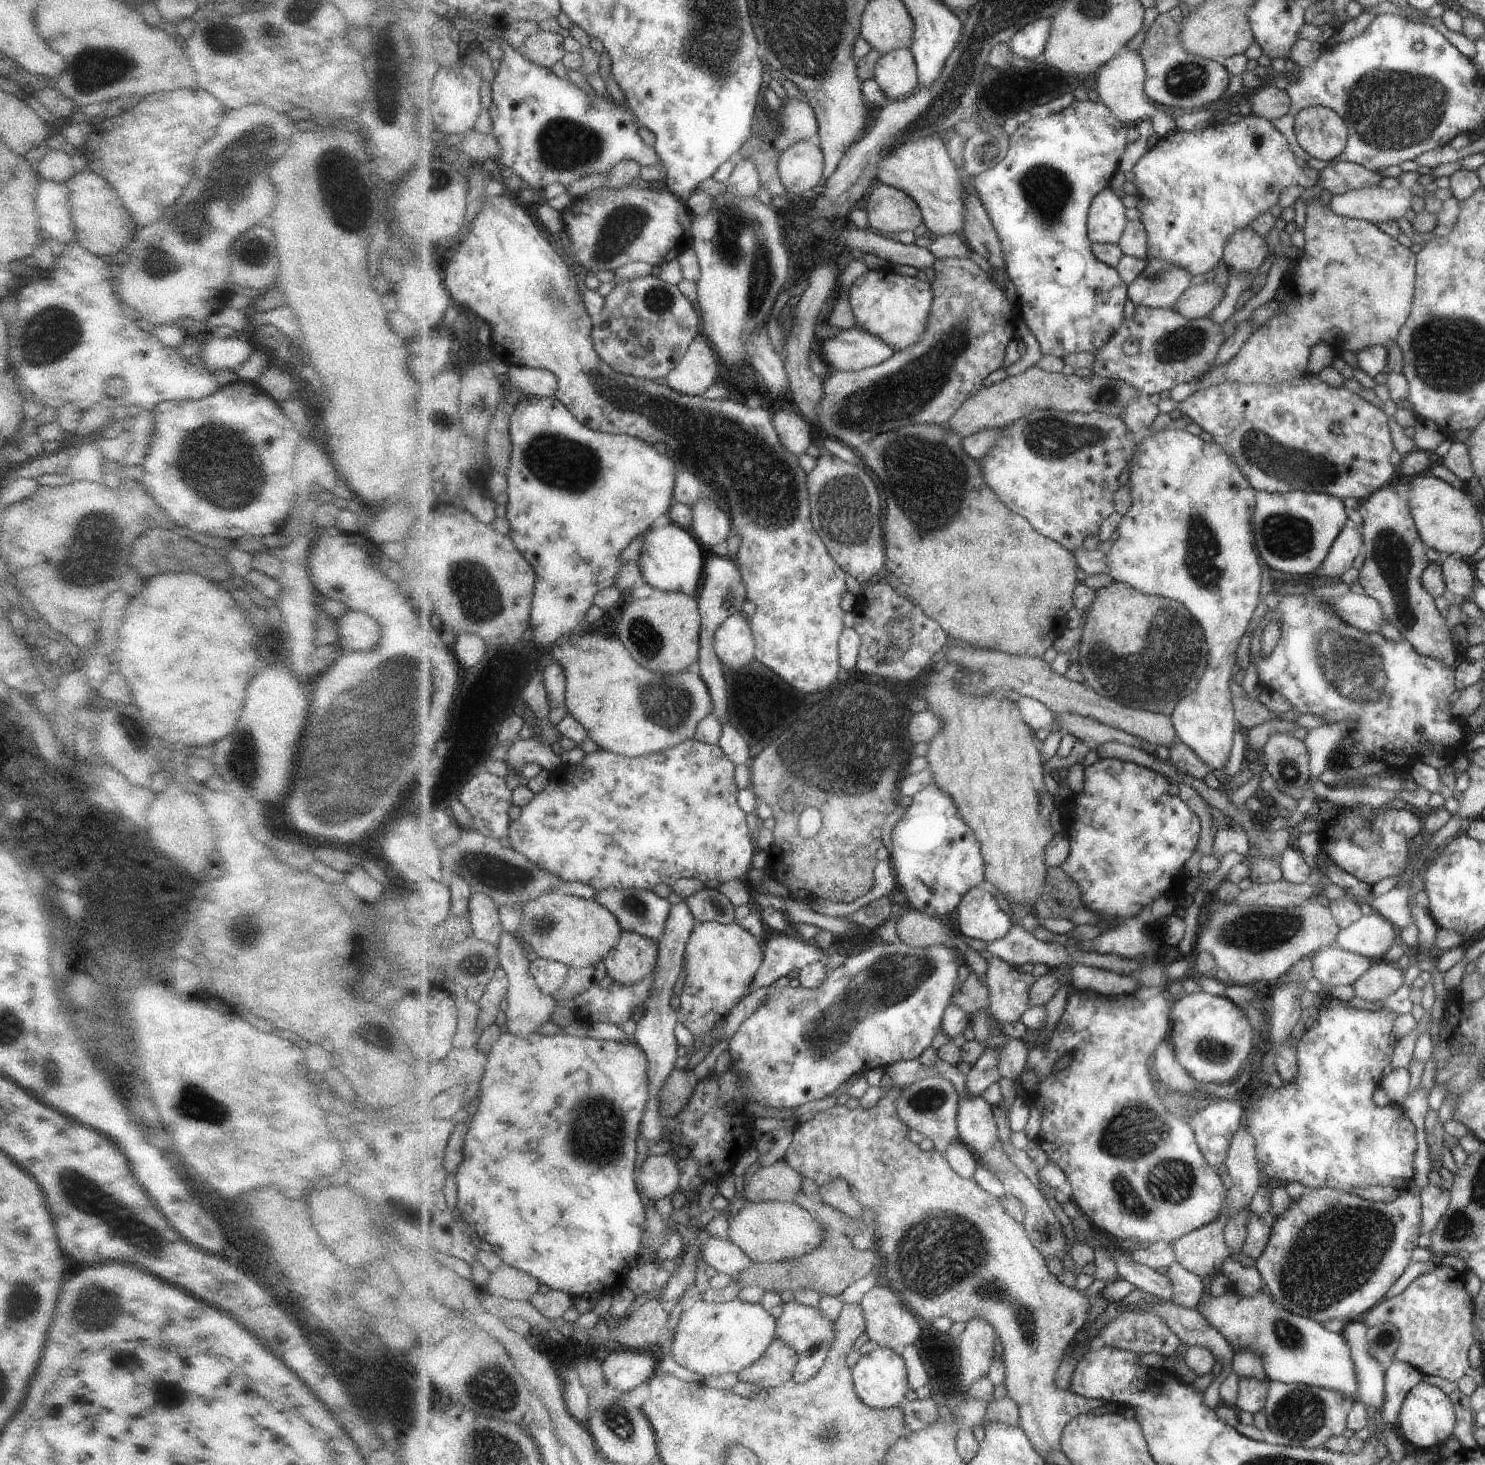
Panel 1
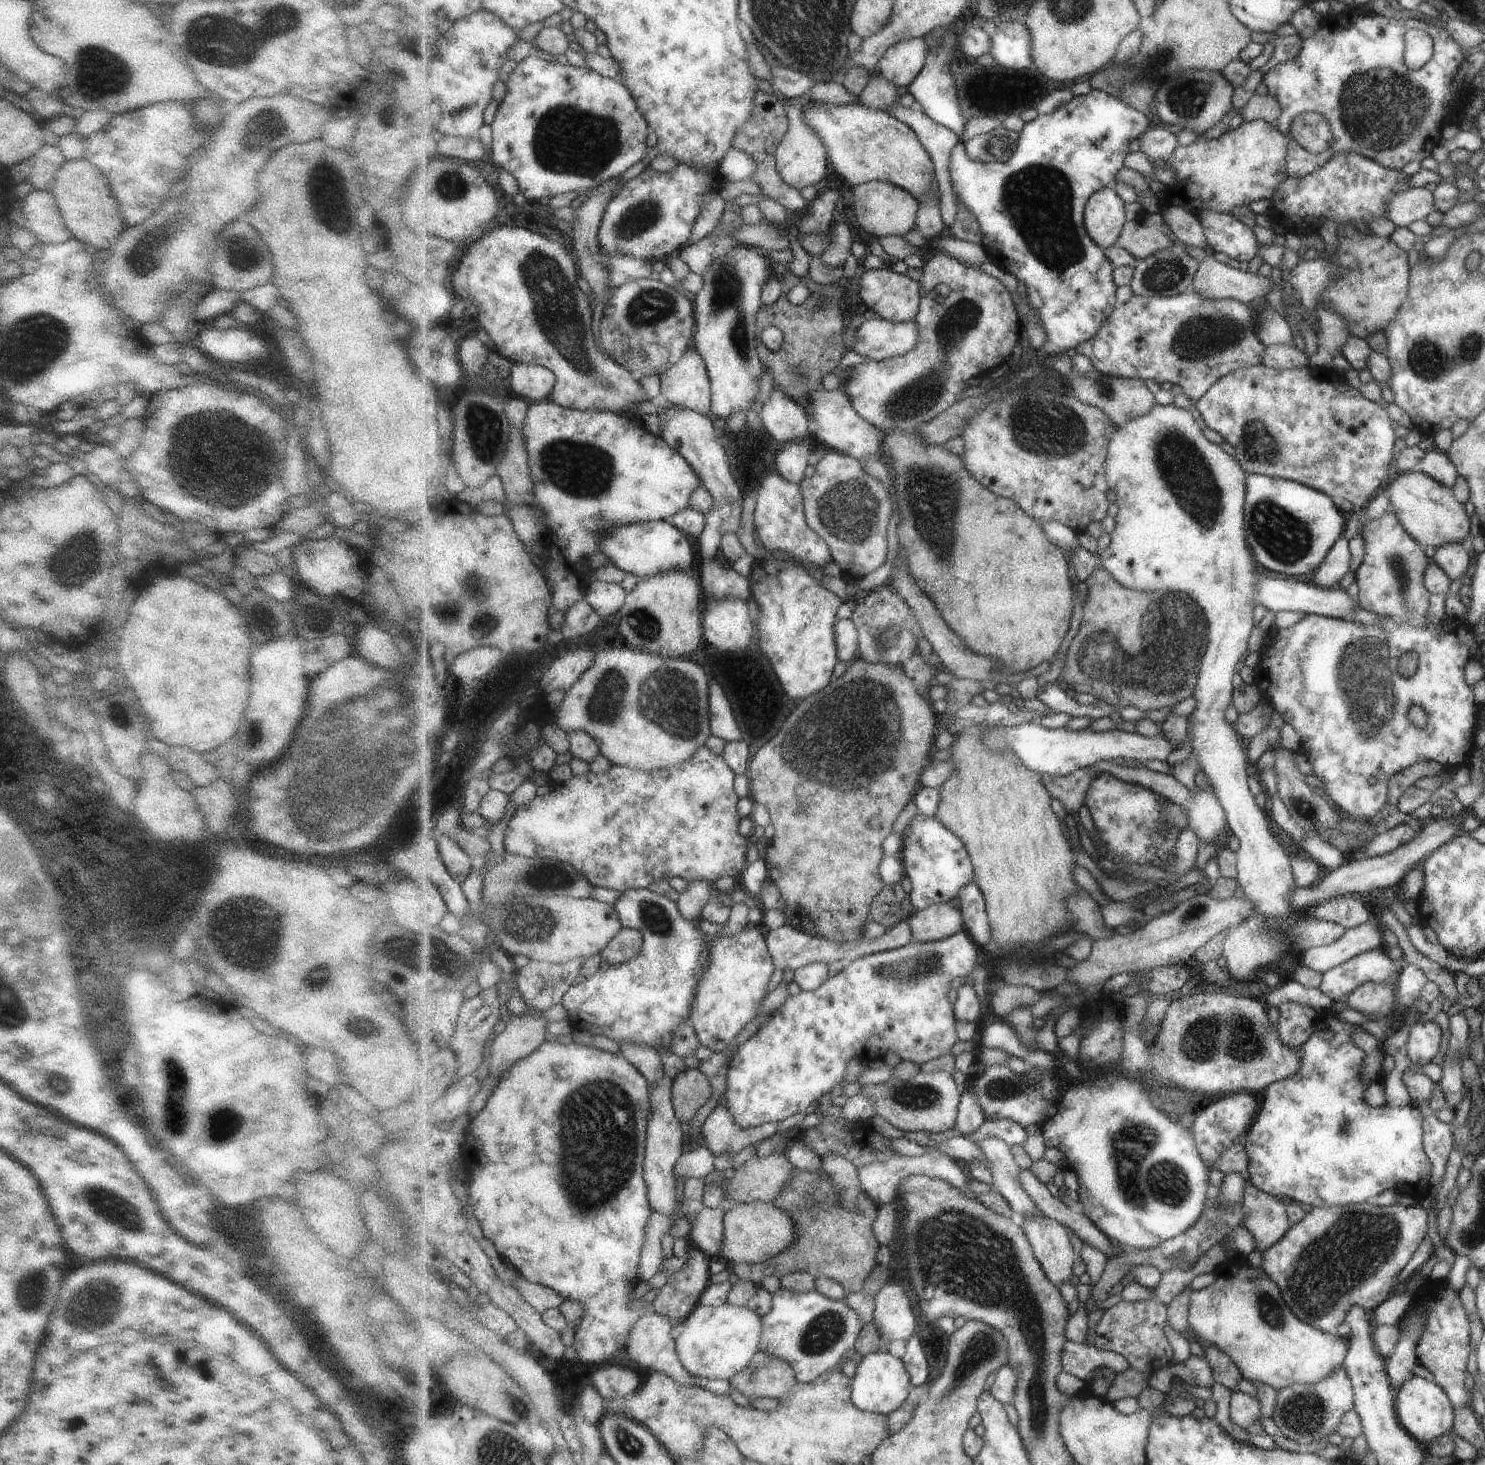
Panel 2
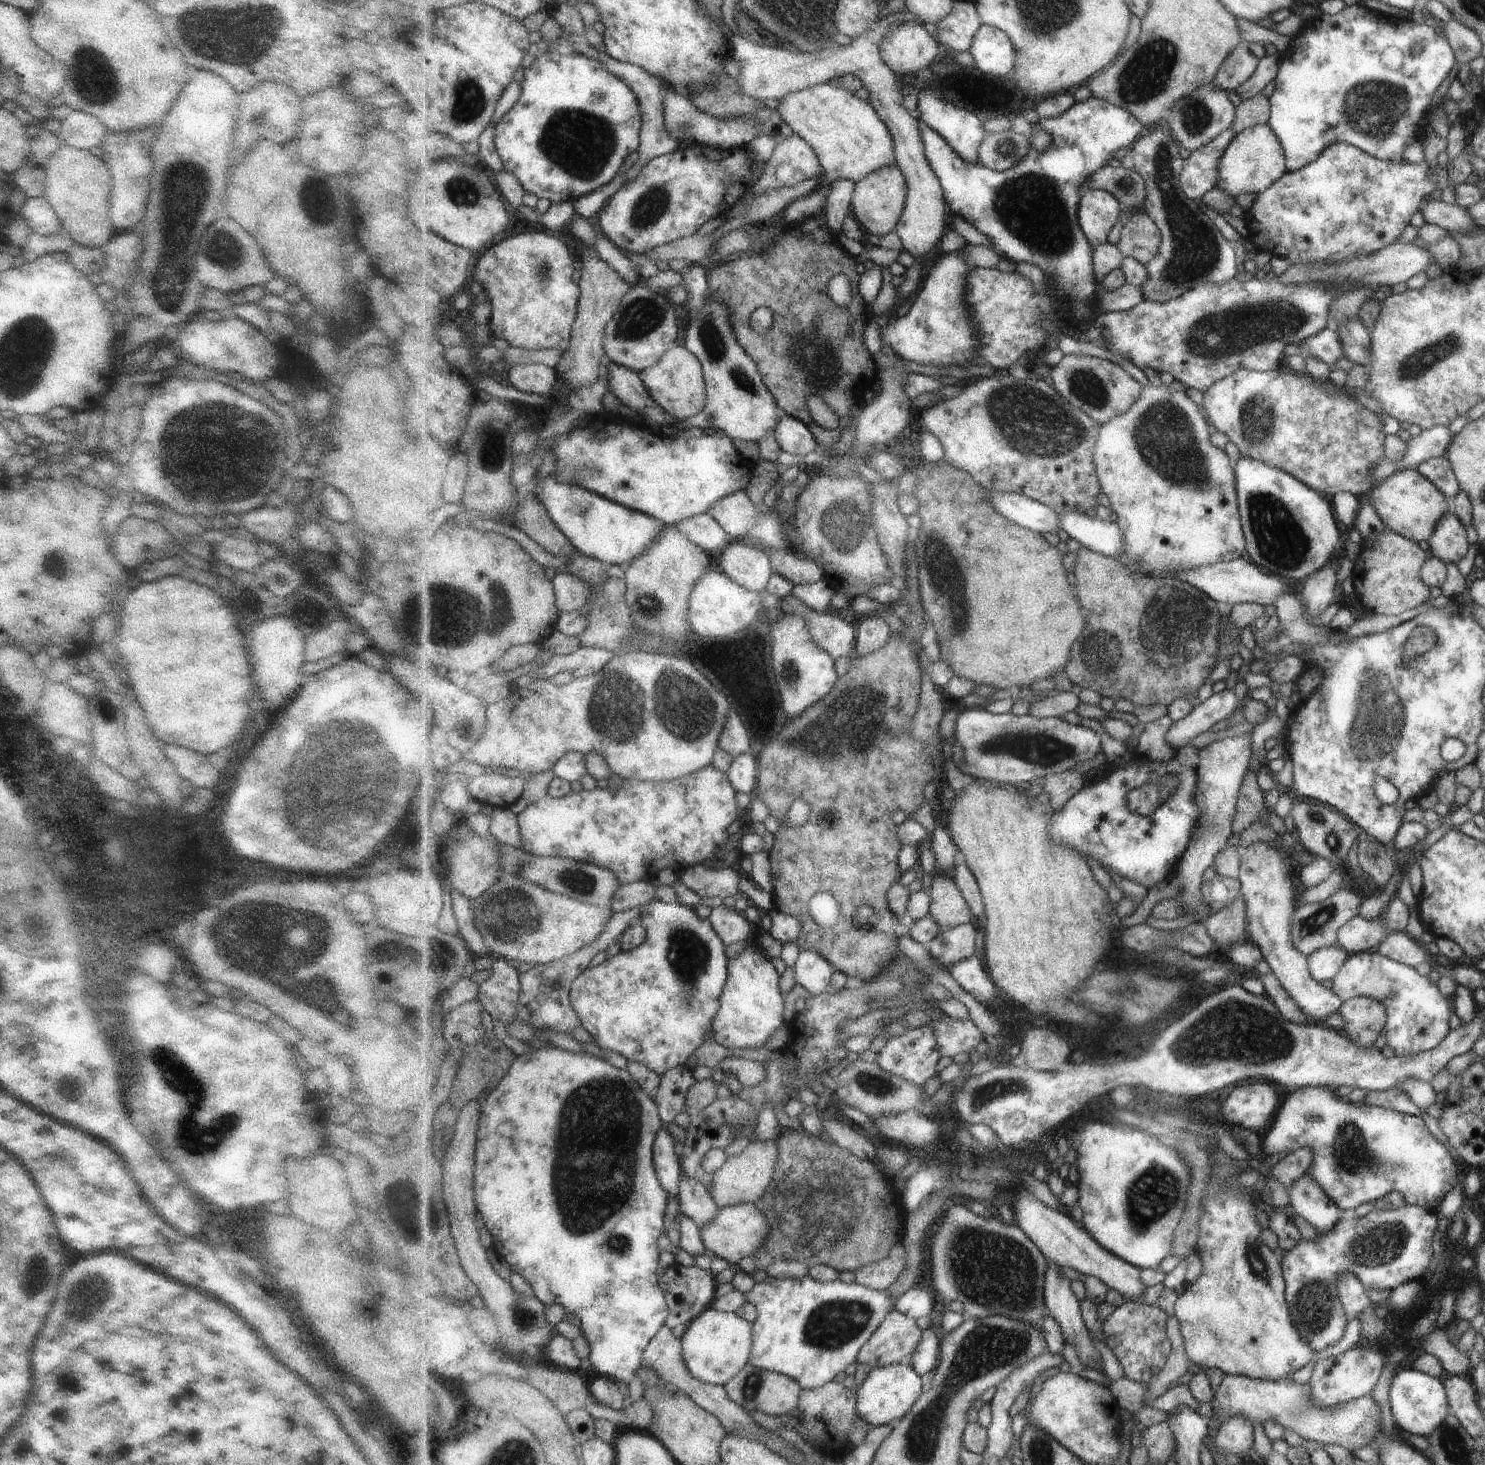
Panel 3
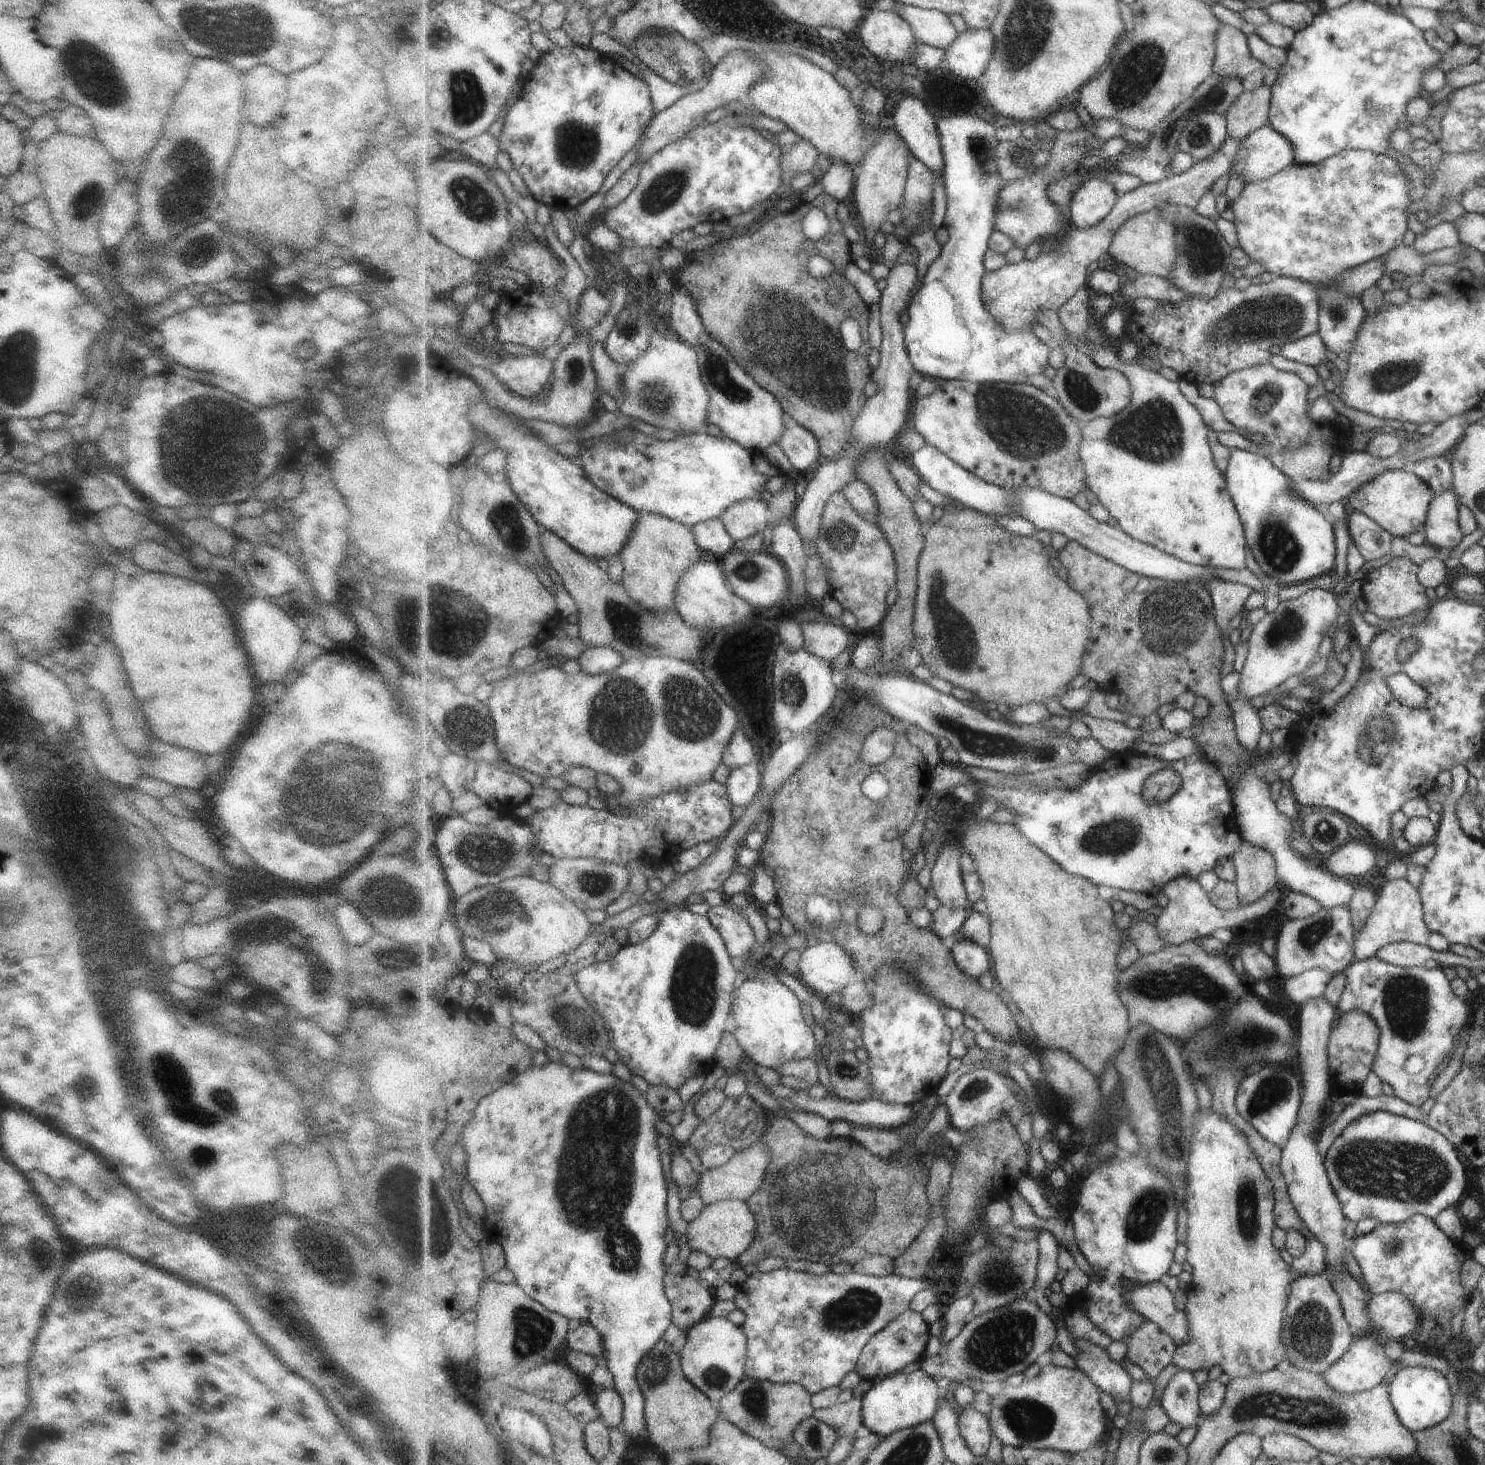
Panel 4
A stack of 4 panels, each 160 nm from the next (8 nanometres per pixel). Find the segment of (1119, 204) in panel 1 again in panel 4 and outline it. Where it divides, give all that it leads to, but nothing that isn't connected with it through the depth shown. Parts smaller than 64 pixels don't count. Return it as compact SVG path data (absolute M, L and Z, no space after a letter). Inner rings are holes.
M1101 174L1088 176L1088 181L1073 197L1068 217L1082 229L1099 224L1116 207L1120 196Z

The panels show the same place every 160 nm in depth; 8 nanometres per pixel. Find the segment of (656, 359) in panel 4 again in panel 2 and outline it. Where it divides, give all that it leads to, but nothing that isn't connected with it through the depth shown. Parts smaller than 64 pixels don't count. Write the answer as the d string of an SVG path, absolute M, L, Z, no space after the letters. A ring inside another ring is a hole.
M690 348L682 359L659 376L660 392L671 404L709 414L712 384L705 359Z

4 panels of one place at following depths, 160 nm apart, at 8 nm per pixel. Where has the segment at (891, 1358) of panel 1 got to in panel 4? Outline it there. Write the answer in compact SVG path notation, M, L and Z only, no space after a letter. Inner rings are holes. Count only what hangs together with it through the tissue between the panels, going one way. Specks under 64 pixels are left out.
M923 1370L896 1372L895 1375L877 1380L863 1396L862 1419L864 1426L879 1436L886 1437L902 1428L911 1428L933 1420L941 1408L943 1398L935 1378Z

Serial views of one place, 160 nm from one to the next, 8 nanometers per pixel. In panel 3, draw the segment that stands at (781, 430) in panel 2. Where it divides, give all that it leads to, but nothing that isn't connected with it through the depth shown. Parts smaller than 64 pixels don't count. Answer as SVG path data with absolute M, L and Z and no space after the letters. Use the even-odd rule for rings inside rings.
M783 411L776 424L777 442L782 450L791 454L808 454L817 446L818 440L811 429L799 418Z

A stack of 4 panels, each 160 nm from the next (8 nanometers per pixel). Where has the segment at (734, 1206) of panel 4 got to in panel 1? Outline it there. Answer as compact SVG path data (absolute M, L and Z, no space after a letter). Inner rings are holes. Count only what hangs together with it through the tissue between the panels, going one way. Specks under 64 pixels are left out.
M783 1201L751 1202L730 1224L731 1240L755 1263L781 1262L813 1252L825 1238L824 1224L802 1204Z

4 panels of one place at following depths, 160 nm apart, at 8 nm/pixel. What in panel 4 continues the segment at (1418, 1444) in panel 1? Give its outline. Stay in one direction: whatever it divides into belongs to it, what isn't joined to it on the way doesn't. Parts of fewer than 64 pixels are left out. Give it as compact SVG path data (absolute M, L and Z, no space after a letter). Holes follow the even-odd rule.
M1405 1366L1399 1367L1387 1384L1389 1405L1397 1420L1407 1430L1417 1431L1435 1426L1442 1422L1451 1410L1452 1396L1445 1378L1444 1370L1435 1370L1435 1368L1425 1368L1423 1366Z

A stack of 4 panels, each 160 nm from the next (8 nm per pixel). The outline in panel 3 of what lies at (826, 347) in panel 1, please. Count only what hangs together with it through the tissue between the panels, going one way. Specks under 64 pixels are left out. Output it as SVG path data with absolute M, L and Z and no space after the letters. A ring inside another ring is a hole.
M966 248L961 251L946 253L943 258L938 260L905 316L897 318L895 314L891 314L884 322L880 322L879 332L882 331L882 335L880 334L881 343L889 346L899 358L910 360L917 364L930 364L939 368L951 364L954 366L960 366L961 363L964 366L970 364L970 360L976 351L976 333L970 320L970 311L965 298L966 290L968 289L966 280L973 268L965 260L965 251Z

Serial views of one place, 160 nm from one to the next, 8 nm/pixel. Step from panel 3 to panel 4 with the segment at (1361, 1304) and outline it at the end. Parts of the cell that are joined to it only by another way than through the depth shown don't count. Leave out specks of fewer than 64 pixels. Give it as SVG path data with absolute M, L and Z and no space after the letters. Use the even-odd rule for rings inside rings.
M1323 997L1305 1002L1300 1009L1299 1070L1305 1080L1304 1096L1301 1102L1301 1113L1298 1117L1296 1128L1293 1130L1288 1143L1282 1148L1281 1171L1289 1186L1289 1195L1299 1217L1307 1228L1308 1234L1316 1237L1321 1242L1323 1249L1323 1267L1333 1270L1333 1274L1343 1276L1349 1274L1347 1266L1343 1264L1341 1256L1348 1247L1345 1240L1343 1222L1347 1220L1341 1214L1340 1205L1329 1185L1325 1170L1324 1158L1317 1148L1319 1128L1328 1110L1329 1096L1333 1093L1331 1079L1327 1069L1327 1052L1331 1022L1335 1018L1335 1008Z

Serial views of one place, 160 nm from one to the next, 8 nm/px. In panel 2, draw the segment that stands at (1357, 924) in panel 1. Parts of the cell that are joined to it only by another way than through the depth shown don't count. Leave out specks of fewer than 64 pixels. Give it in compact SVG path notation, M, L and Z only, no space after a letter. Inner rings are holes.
M1371 916L1360 925L1344 929L1344 934L1332 943L1303 952L1299 964L1322 973L1356 954L1381 946L1382 933Z

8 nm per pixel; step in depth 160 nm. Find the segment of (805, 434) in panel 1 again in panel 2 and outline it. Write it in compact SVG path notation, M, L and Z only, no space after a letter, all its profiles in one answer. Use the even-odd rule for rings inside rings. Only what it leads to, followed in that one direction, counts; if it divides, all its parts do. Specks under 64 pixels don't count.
M807 440L785 443L775 456L775 468L791 482L800 483L809 466L811 445Z

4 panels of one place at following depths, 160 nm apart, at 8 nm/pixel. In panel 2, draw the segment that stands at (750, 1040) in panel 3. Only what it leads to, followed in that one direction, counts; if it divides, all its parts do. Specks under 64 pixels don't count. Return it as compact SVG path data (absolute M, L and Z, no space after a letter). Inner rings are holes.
M755 924L730 935L718 934L709 940L709 948L708 966L688 1020L703 1047L721 1051L755 1017L761 1000L767 996L767 984L775 972L775 964L766 937Z

